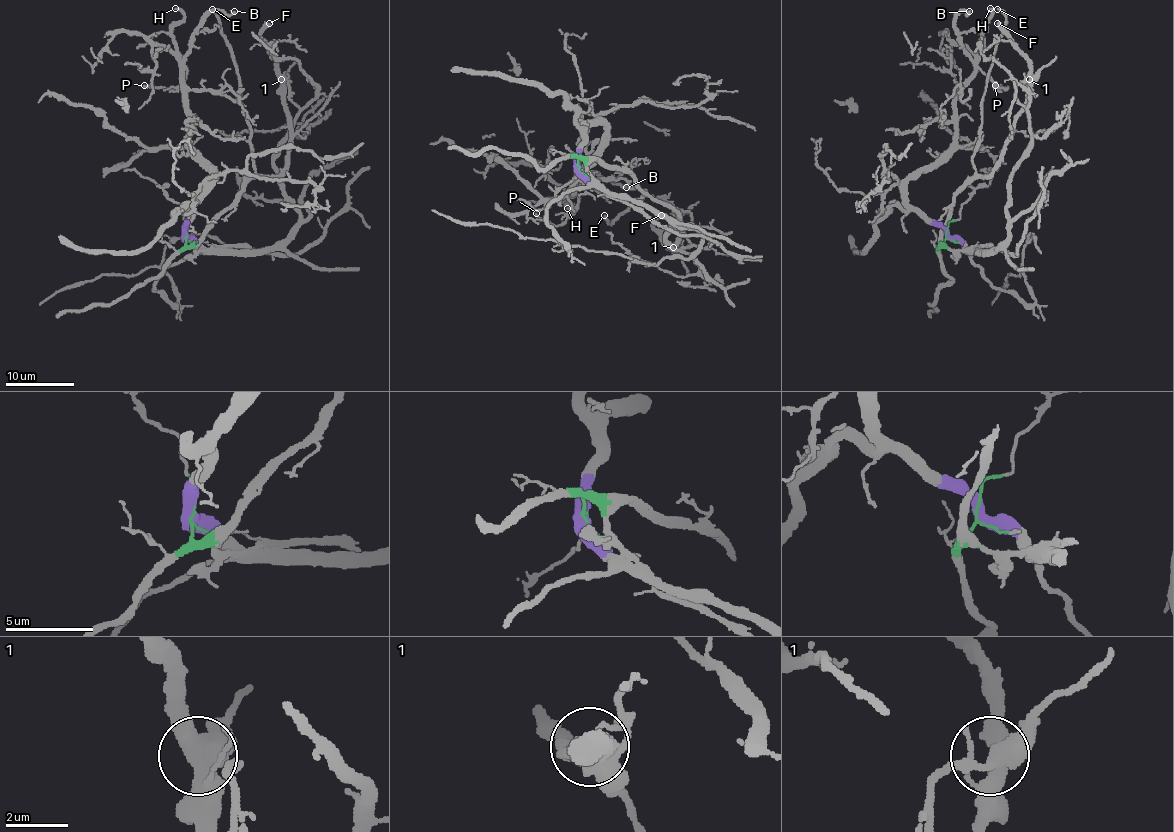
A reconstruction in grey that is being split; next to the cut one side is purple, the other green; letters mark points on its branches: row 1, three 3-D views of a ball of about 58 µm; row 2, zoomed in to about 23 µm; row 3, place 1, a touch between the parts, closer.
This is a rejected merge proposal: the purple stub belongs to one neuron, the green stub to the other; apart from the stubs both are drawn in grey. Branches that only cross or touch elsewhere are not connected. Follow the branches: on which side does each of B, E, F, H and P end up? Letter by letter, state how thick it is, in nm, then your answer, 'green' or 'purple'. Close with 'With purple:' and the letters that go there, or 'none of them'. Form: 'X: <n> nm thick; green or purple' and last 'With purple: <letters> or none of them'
B: 240 nm thick; purple
E: 200 nm thick; green
F: 400 nm thick; green
H: 260 nm thick; purple
P: 170 nm thick; purple
With purple: B, H, P

